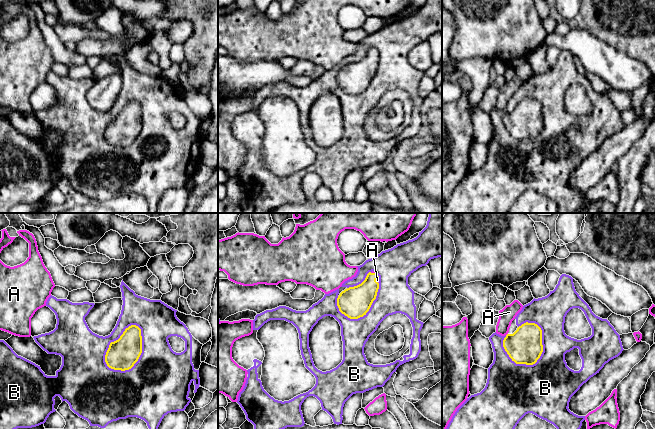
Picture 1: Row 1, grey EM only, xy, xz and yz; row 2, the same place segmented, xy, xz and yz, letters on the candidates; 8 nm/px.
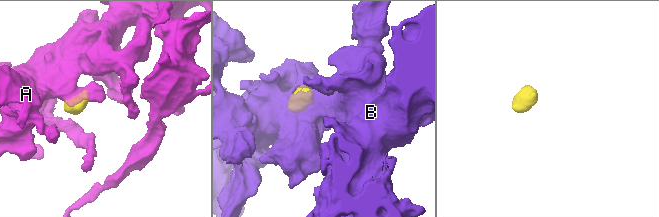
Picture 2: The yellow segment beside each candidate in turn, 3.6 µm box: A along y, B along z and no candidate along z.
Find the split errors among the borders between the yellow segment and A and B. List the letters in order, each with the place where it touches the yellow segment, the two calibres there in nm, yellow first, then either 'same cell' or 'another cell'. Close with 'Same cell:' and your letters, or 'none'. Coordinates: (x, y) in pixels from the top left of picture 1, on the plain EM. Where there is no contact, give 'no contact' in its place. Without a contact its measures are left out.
A: contact xz (375, 56); calibres 260 and 20 nm; same cell
B: contact xy (111, 118); calibres 240 and 360 nm; another cell
Same cell: A

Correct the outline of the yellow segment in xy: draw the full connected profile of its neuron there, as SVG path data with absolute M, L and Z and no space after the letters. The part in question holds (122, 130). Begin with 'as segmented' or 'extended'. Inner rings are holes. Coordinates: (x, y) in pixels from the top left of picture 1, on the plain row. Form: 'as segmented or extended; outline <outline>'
as segmented; outline M131 101L120 114L111 118L105 131L107 142L114 146L129 146L138 137L142 129L141 105Z

